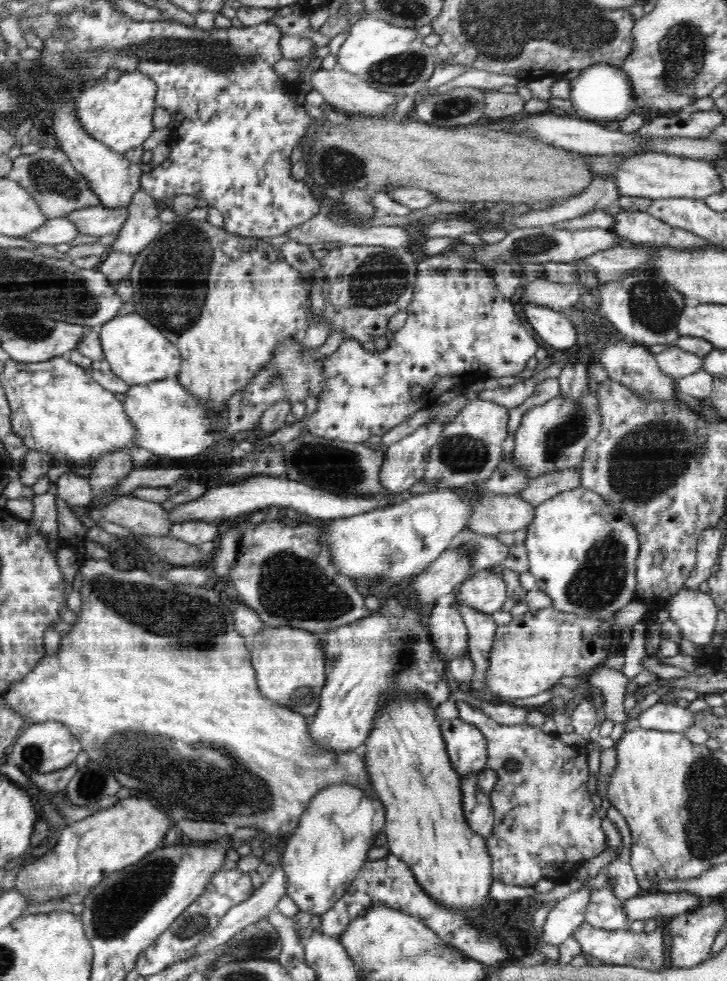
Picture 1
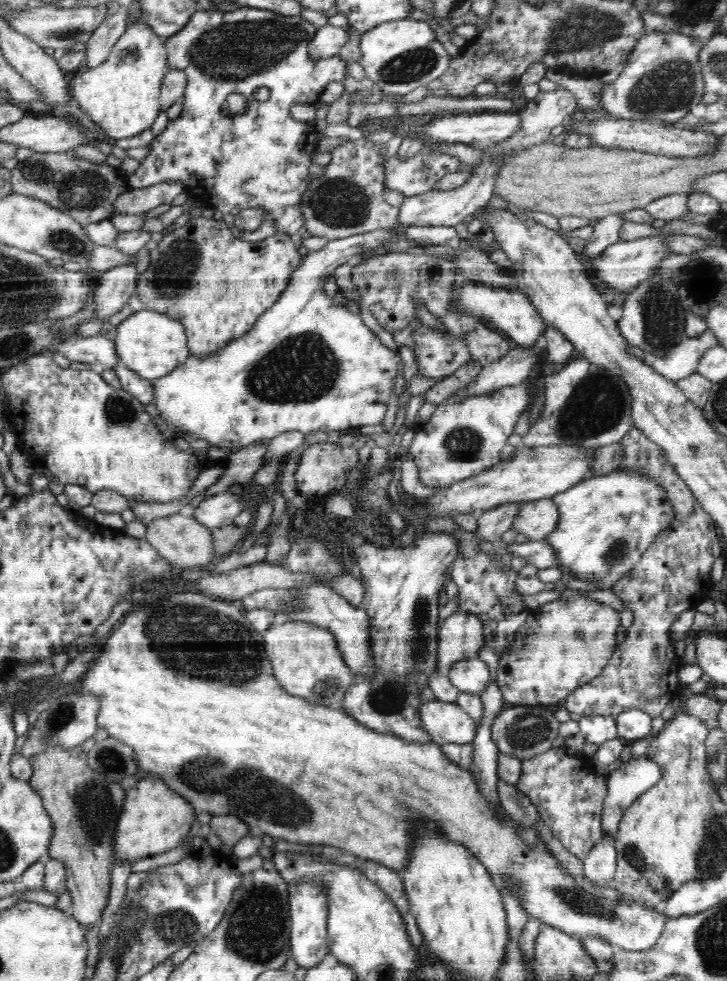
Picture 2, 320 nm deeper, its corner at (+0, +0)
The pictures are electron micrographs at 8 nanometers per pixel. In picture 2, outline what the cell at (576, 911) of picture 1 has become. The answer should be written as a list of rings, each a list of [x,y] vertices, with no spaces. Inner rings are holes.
[[[604,835],[583,858],[584,874],[598,886],[607,886],[614,878],[617,869],[615,838]]]

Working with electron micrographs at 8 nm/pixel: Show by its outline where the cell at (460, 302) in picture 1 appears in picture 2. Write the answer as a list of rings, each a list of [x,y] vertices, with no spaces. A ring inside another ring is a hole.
[[[422,324],[412,332],[415,340],[415,359],[420,376],[430,380],[442,380],[472,360],[463,338],[449,331],[446,335]]]

